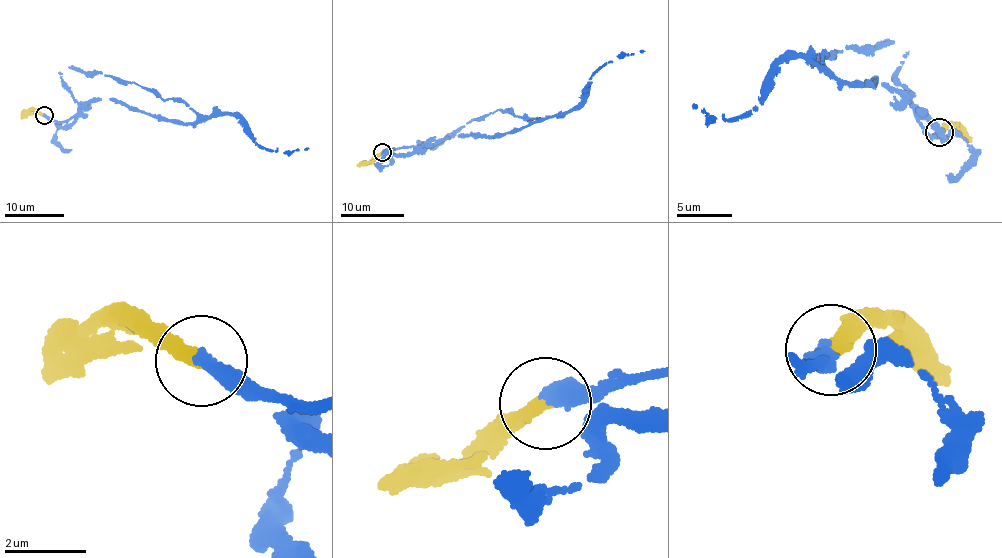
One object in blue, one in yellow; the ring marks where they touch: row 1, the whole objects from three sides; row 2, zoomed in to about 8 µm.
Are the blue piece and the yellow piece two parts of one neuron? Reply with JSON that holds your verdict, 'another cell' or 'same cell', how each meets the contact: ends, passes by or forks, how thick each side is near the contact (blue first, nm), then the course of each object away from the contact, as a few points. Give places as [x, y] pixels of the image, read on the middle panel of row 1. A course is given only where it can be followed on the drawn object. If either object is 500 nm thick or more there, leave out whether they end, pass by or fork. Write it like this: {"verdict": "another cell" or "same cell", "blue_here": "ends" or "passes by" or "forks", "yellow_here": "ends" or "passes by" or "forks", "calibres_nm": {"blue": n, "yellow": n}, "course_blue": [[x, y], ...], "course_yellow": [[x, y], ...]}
{"verdict": "same cell", "blue_here": "ends", "yellow_here": "ends", "calibres_nm": {"blue": 420, "yellow": 360}, "course_blue": [[383, 152], [433, 149], [499, 109], [542, 120], [577, 110], [599, 68], [645, 51]], "course_yellow": [[383, 152], [356, 166]]}

